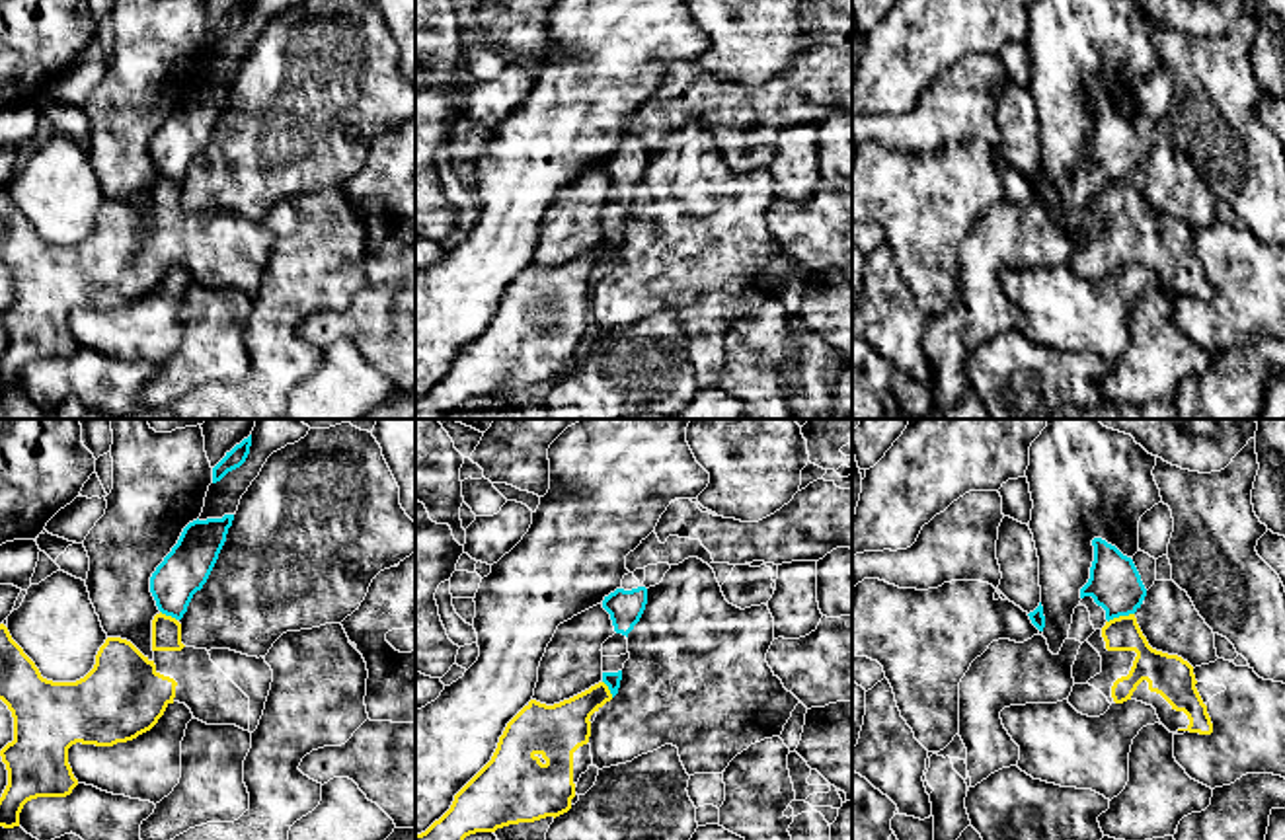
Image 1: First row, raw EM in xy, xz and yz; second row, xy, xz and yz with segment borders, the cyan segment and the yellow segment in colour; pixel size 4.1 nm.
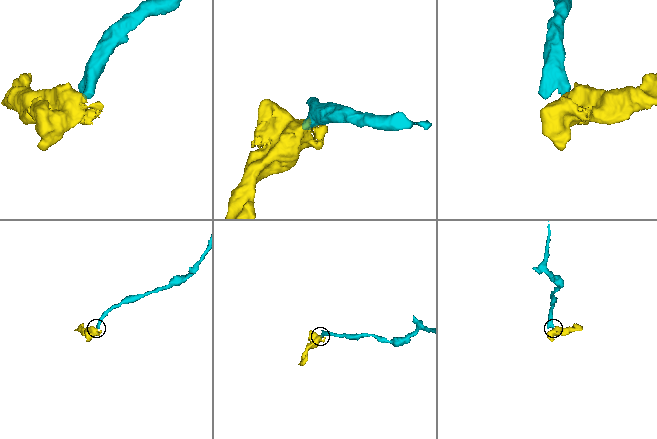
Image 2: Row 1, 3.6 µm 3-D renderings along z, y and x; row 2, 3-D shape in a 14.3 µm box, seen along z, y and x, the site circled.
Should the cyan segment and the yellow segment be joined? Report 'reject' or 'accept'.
reject

